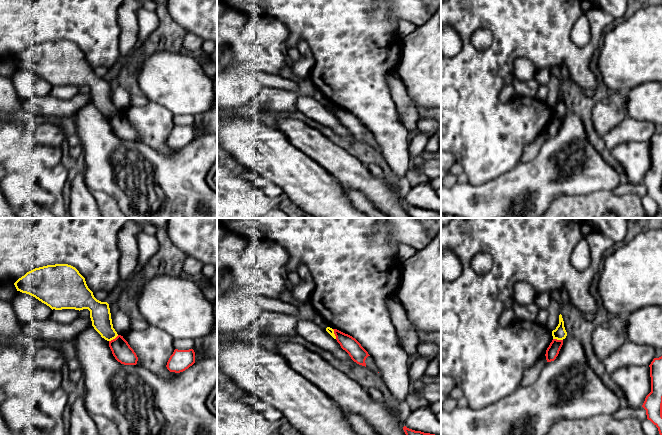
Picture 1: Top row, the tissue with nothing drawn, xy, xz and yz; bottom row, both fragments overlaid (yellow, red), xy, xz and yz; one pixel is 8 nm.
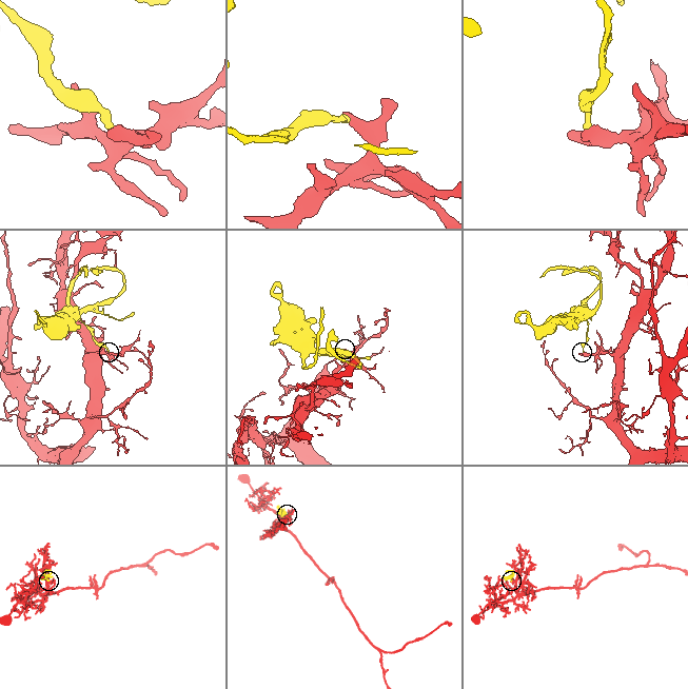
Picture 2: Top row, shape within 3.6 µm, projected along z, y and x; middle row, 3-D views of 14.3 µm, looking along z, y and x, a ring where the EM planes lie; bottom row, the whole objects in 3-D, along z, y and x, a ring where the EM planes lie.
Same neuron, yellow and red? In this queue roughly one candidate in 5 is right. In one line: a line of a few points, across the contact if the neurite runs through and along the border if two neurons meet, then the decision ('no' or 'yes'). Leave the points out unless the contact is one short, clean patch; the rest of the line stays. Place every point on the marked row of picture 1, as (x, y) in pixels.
line xz (332, 329), (336, 338); no

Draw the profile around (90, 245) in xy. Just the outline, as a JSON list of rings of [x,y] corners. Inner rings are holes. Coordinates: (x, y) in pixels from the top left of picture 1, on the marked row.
[[[0,218],[0,283],[15,283],[27,272],[55,264],[75,267],[92,291],[112,292],[120,280],[118,234],[131,218]]]

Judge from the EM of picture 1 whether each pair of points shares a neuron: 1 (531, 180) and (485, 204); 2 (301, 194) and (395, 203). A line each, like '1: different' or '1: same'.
1: same
2: different

